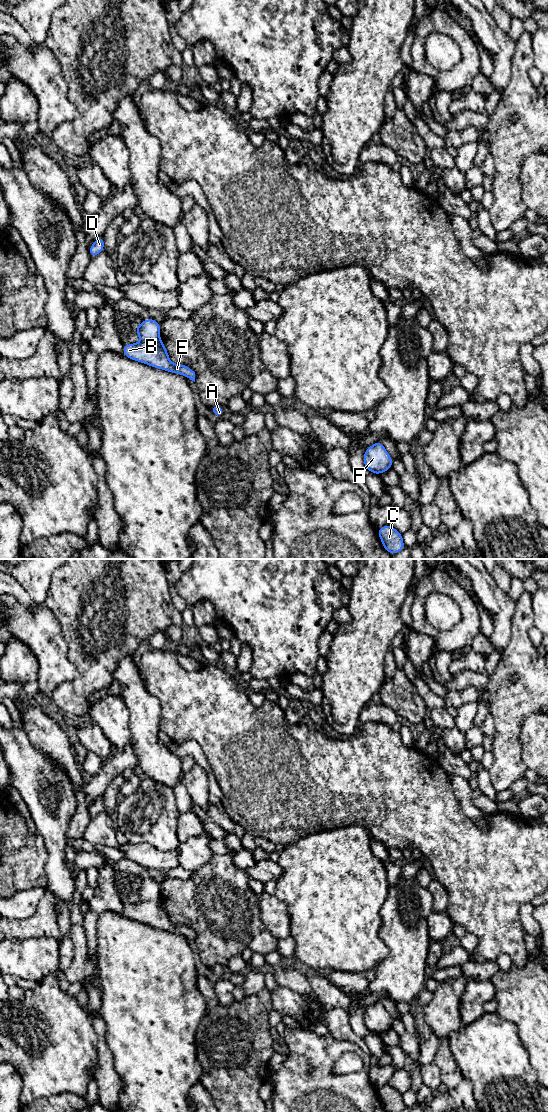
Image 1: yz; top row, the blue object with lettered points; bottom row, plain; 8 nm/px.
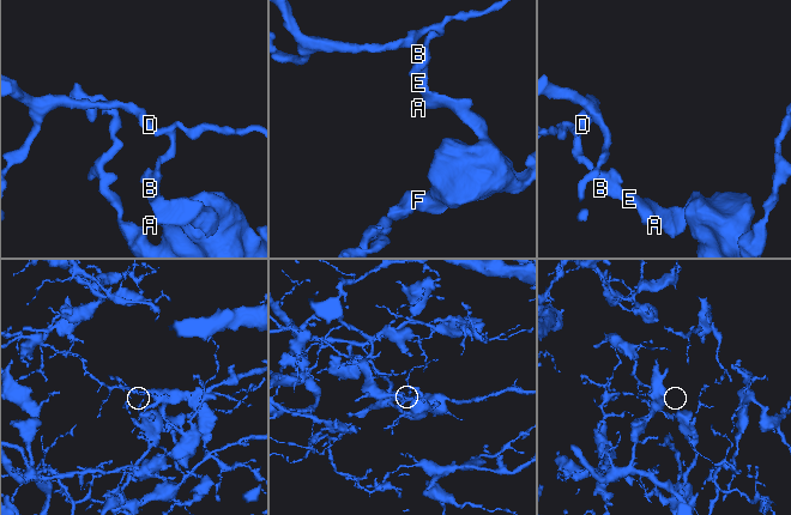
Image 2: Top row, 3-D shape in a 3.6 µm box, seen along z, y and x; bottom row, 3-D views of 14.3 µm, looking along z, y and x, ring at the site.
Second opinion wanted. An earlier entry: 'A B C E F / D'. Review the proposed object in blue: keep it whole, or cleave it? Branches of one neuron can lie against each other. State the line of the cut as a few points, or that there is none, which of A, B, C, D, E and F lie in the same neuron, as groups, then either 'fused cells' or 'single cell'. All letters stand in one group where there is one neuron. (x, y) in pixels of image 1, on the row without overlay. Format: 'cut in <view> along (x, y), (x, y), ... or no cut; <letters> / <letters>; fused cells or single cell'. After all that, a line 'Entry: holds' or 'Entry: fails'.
cut in yz along (160, 899), (142, 900); A B C E F / D; fused cells
Entry: holds

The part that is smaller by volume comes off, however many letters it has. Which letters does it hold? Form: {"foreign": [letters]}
{"foreign": ["D"]}

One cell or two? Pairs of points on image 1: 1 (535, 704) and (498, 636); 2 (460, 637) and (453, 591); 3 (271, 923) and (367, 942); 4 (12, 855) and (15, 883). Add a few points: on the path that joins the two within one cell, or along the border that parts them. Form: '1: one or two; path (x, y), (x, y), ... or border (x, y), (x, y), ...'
1: two; border (511, 626), (510, 640), (500, 658)
2: one; path (467, 626), (467, 605), (464, 602)
3: two; border (285, 904), (288, 910), (290, 934)
4: one; path (15, 862), (15, 876)

